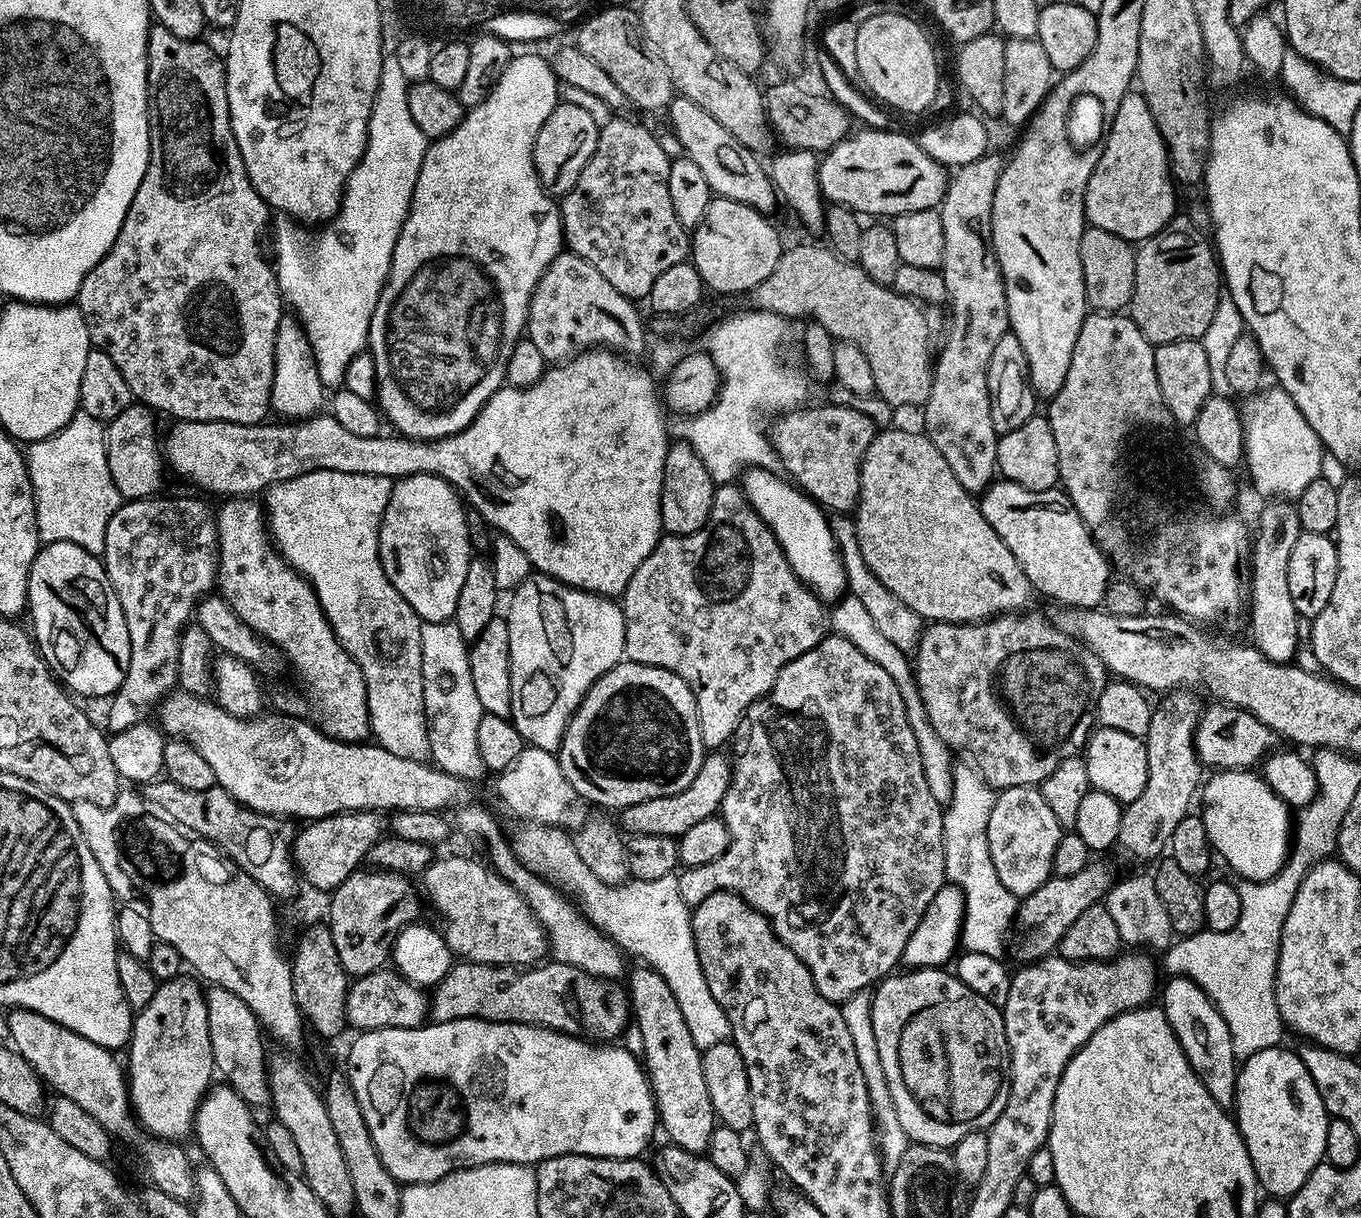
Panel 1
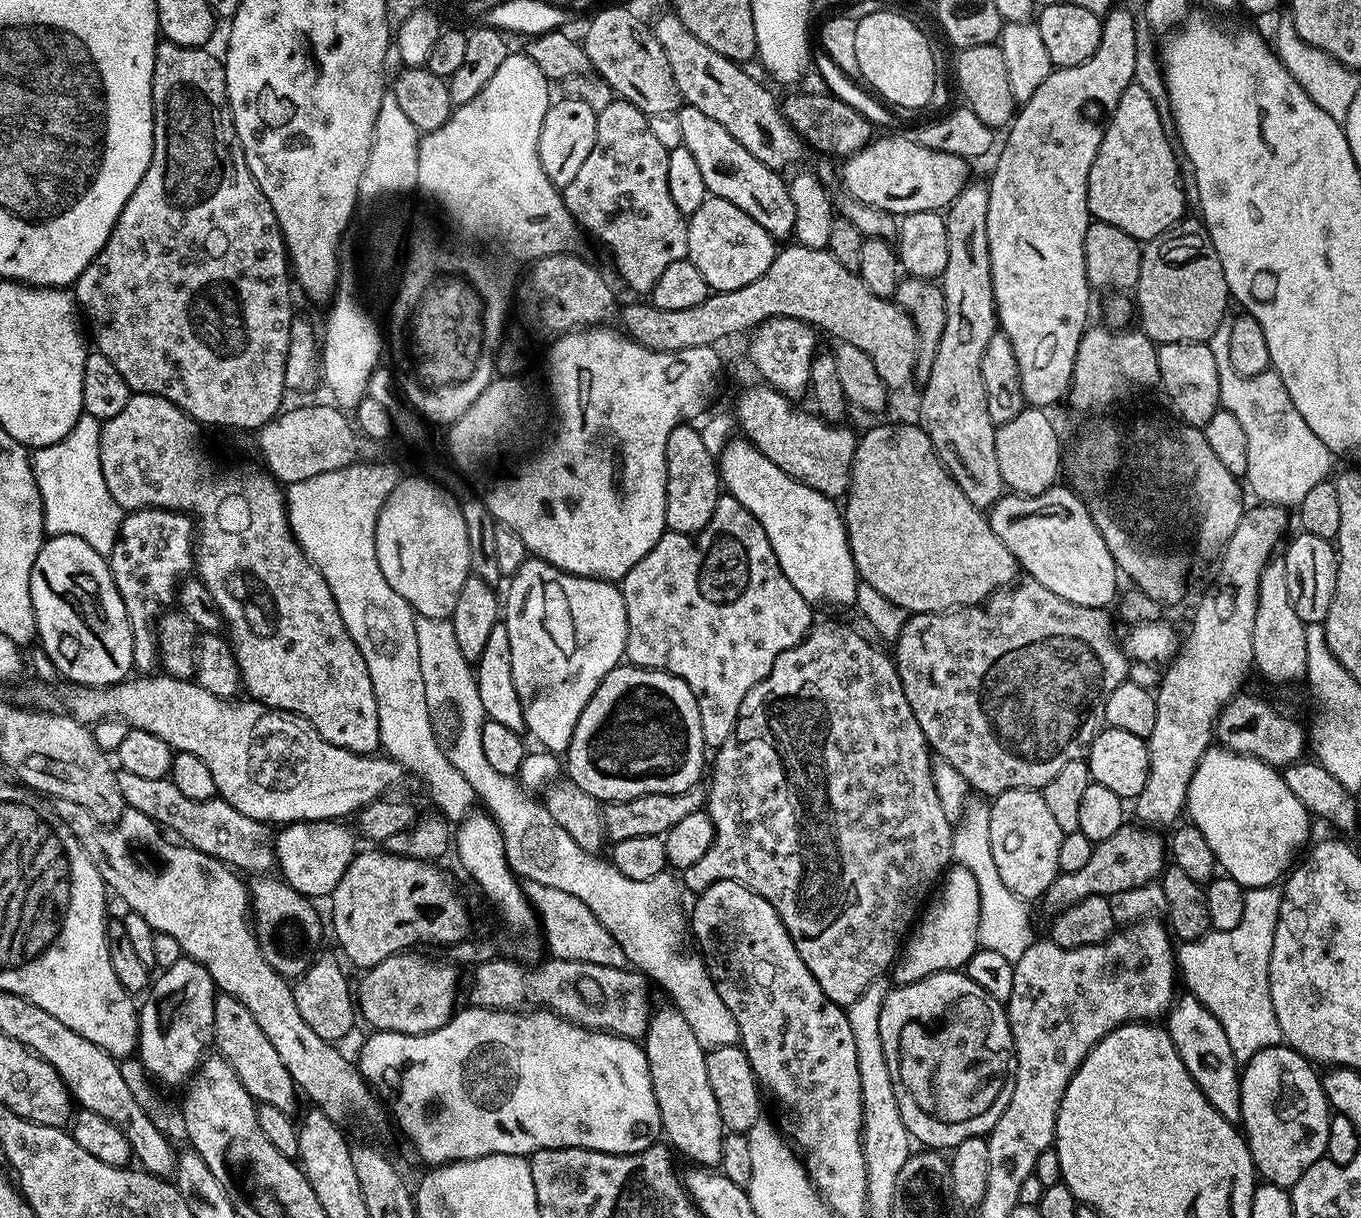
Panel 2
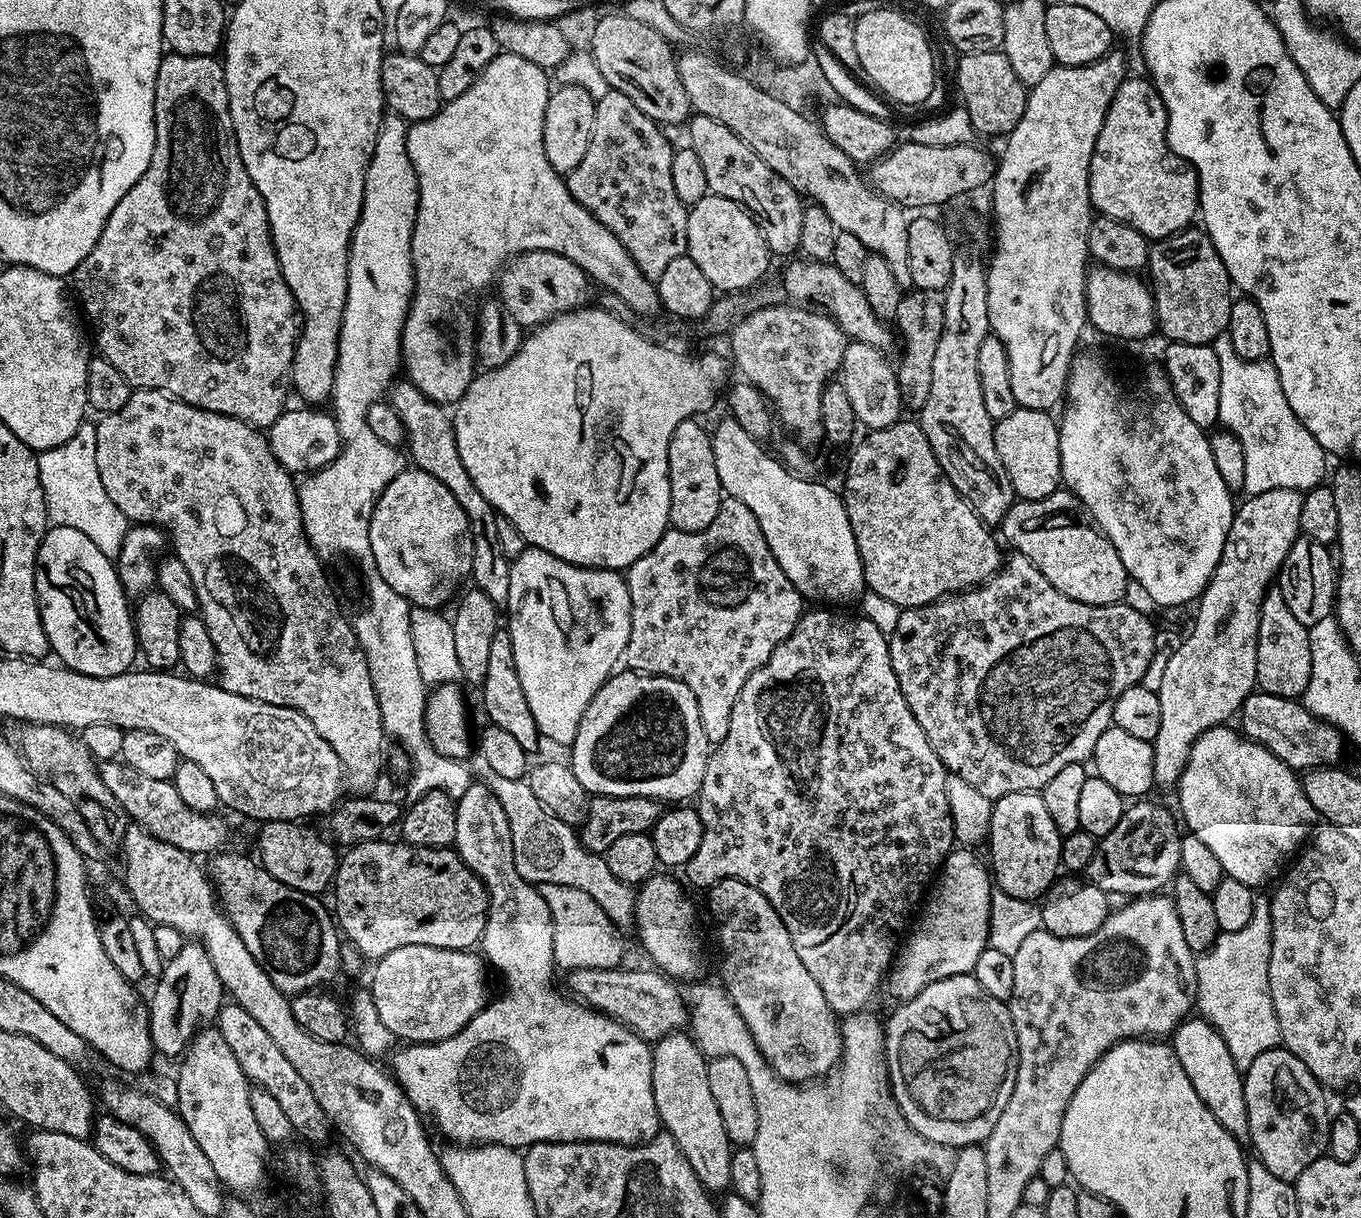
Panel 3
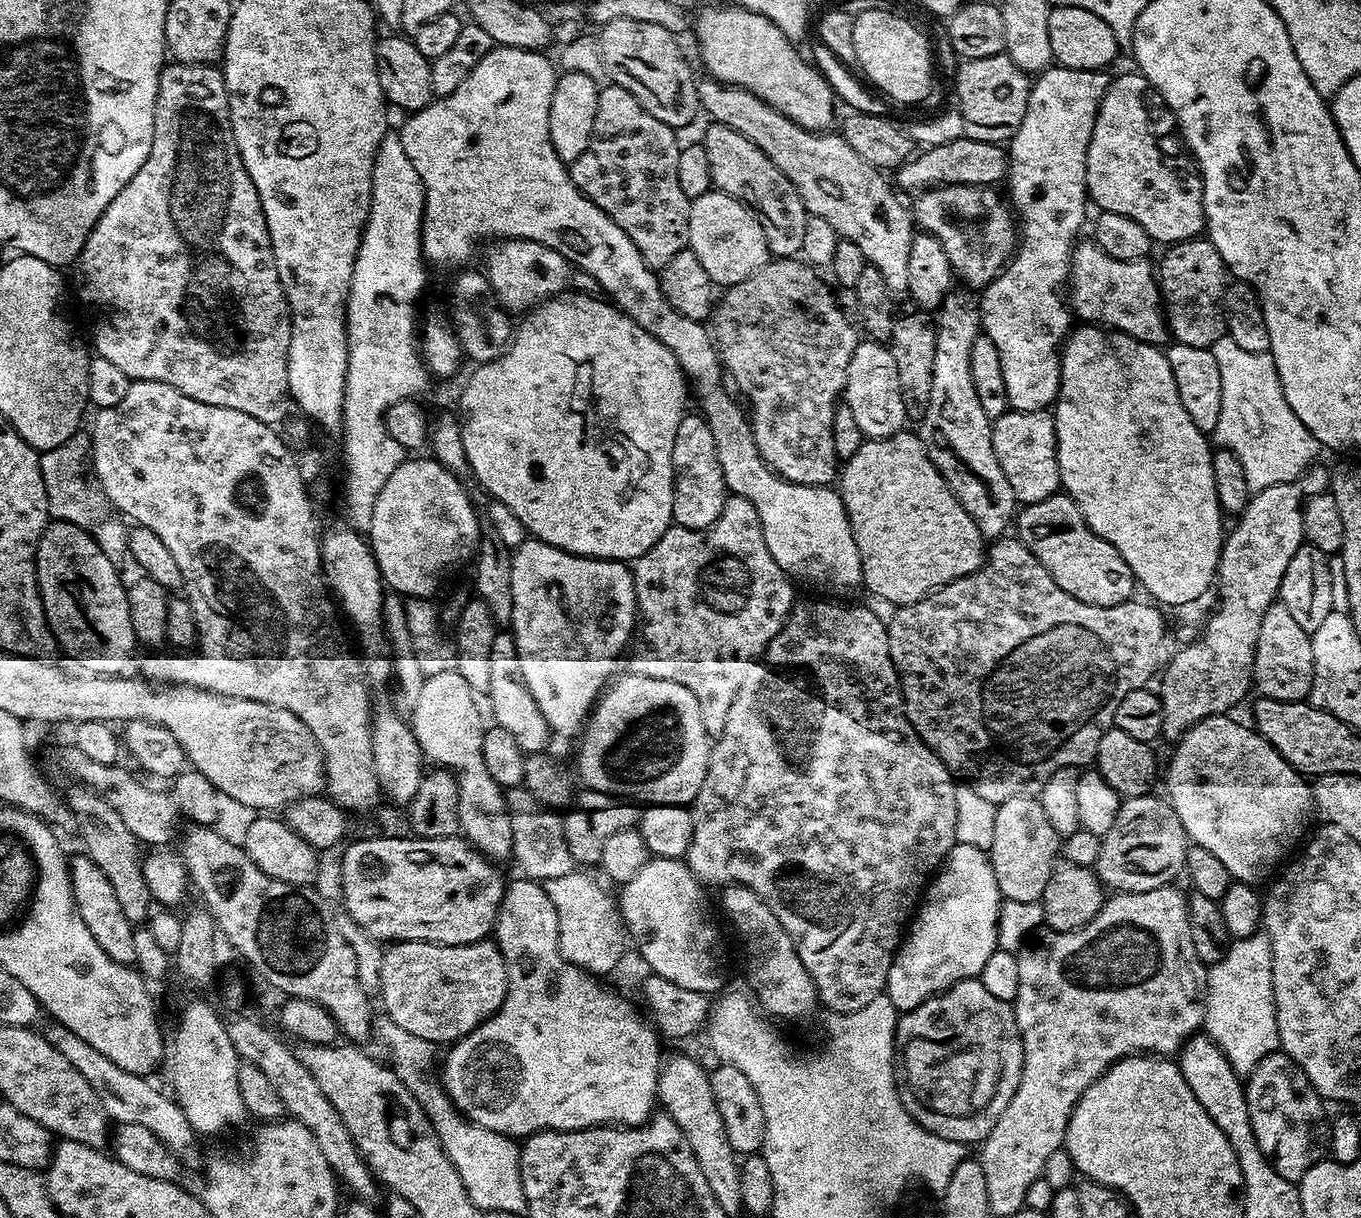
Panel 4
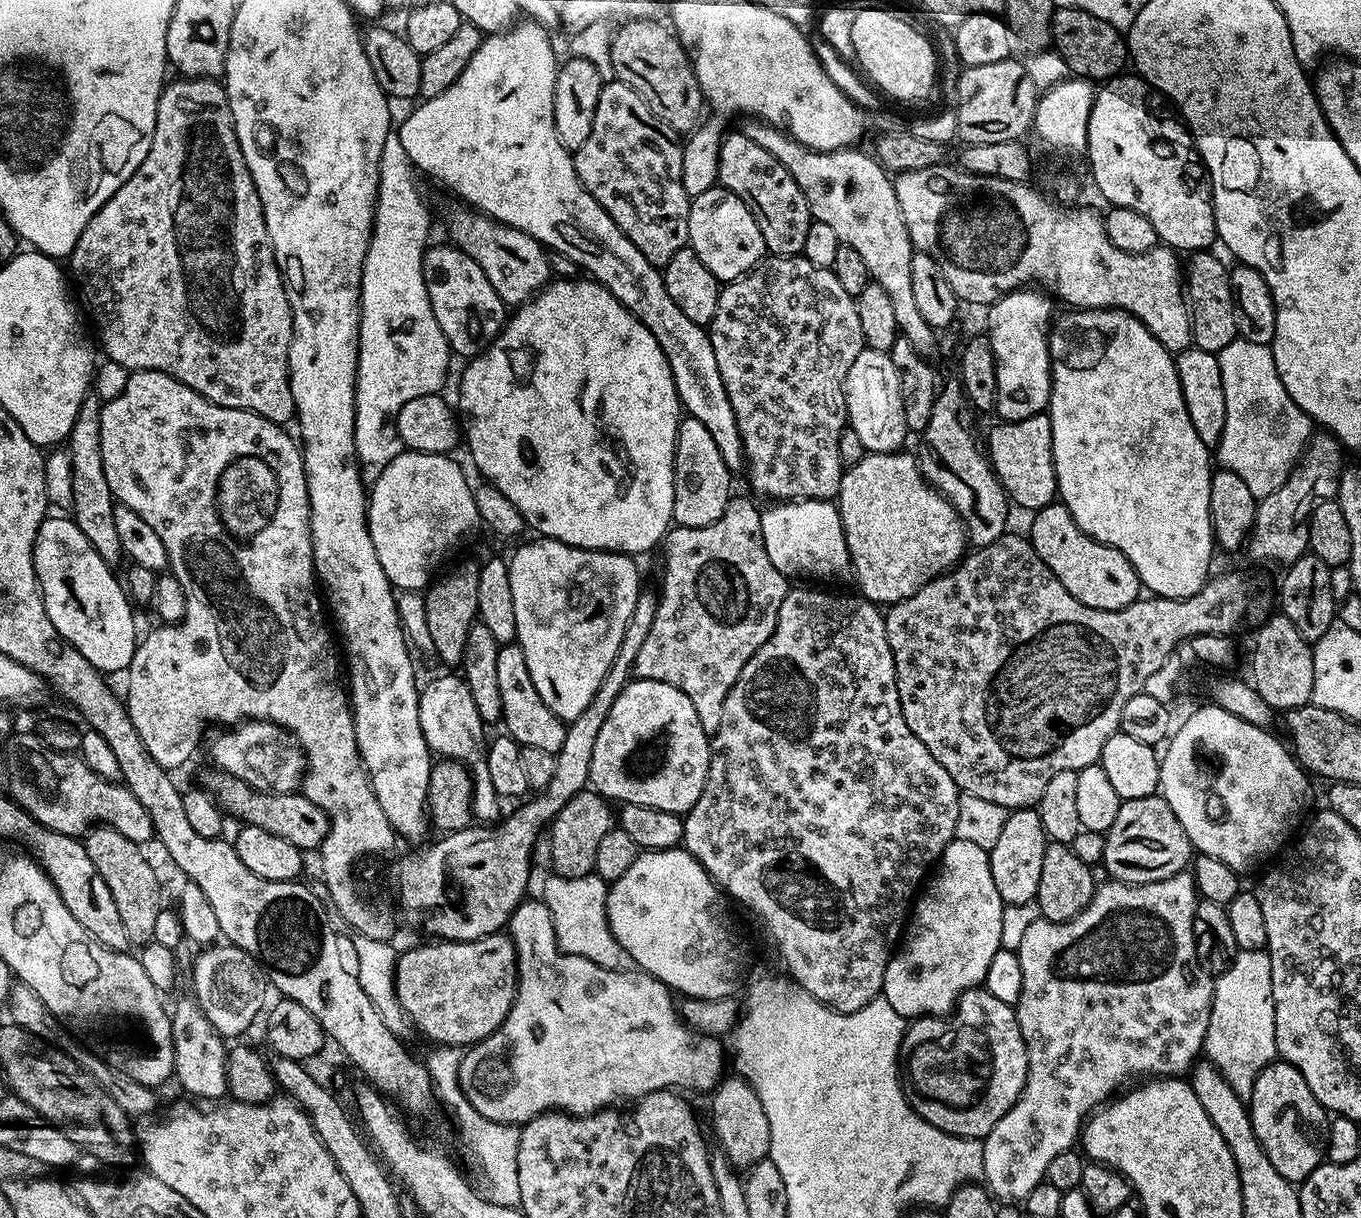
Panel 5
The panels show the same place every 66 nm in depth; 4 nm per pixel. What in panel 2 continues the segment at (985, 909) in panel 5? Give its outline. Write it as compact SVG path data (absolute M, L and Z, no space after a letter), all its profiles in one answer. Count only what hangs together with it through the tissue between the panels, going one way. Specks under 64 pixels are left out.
M968 866L949 867L938 891L927 901L909 931L890 969L891 979L897 985L913 984L930 974L963 969L978 947L979 917L980 887L976 872Z

